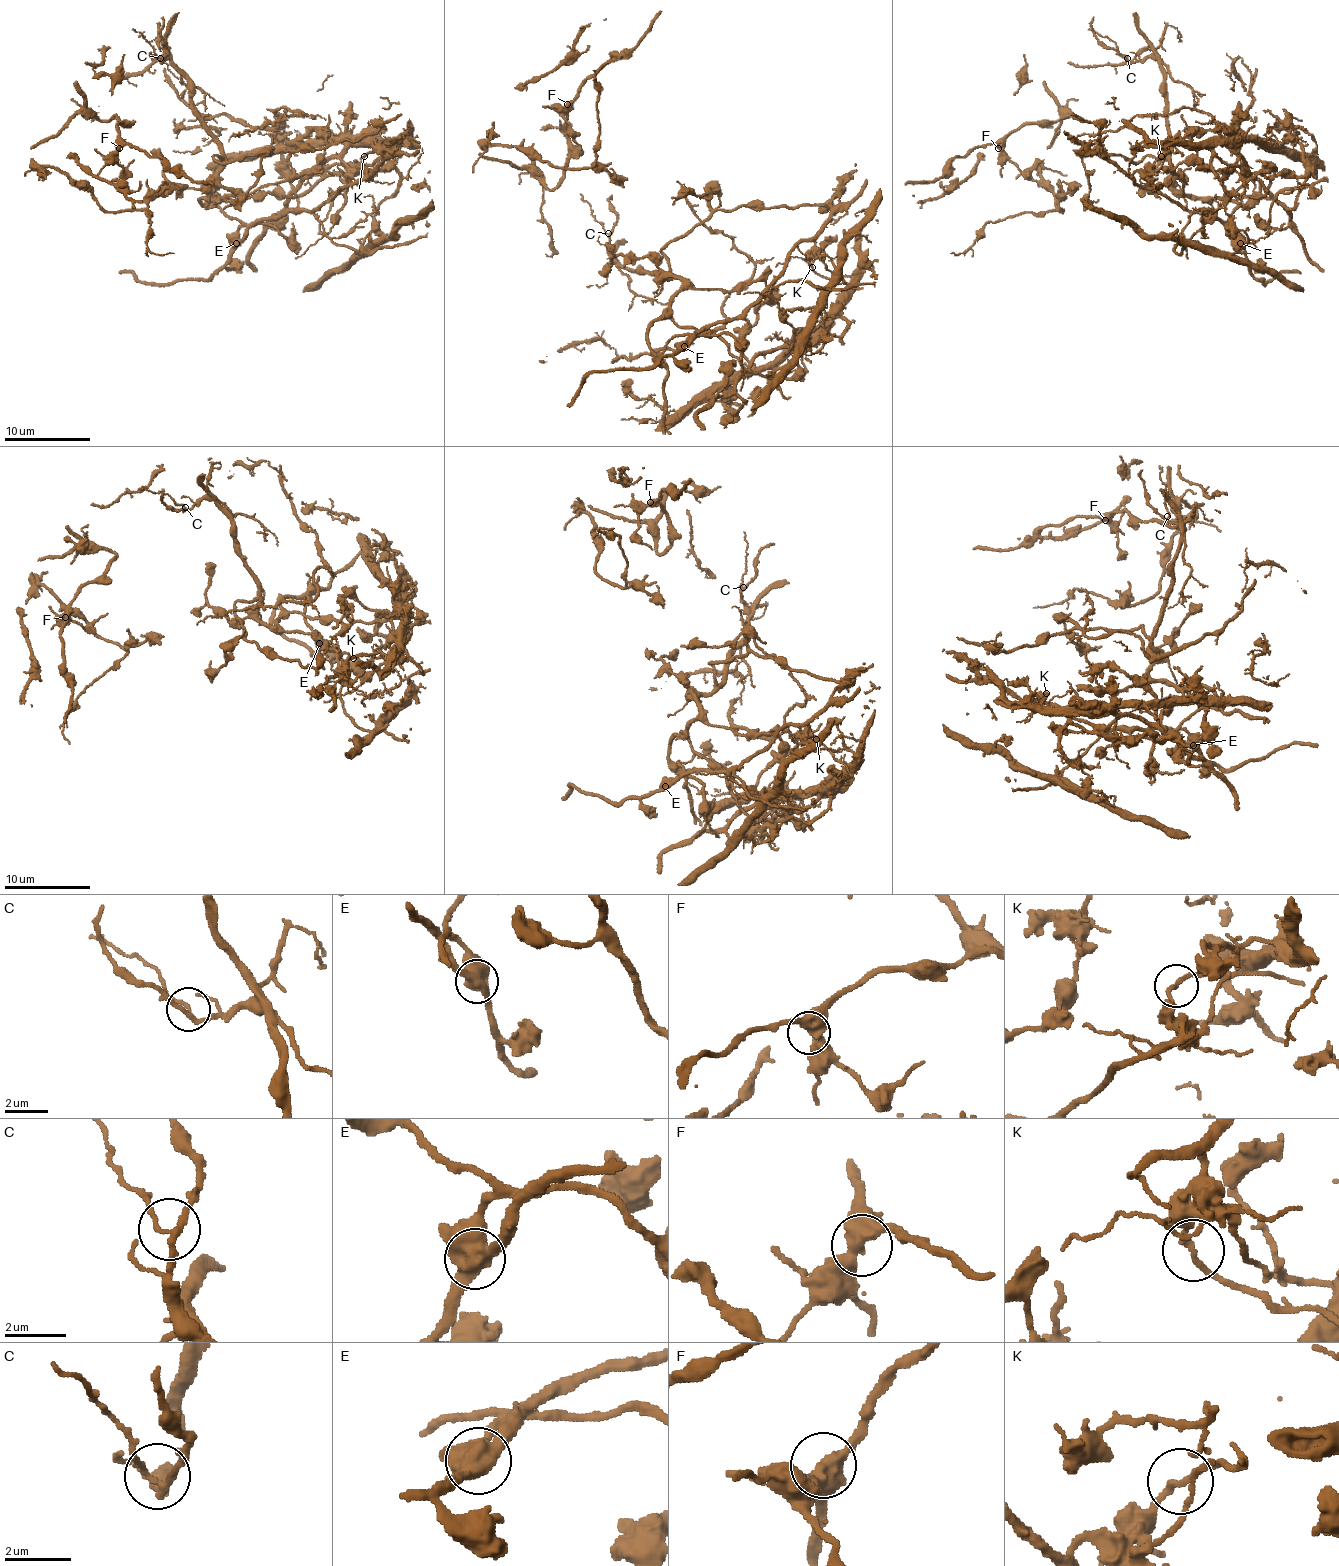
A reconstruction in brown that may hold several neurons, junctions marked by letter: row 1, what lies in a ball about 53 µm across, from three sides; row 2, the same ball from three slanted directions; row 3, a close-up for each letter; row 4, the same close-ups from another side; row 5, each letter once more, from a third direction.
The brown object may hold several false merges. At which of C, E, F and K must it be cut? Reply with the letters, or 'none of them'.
E, K

